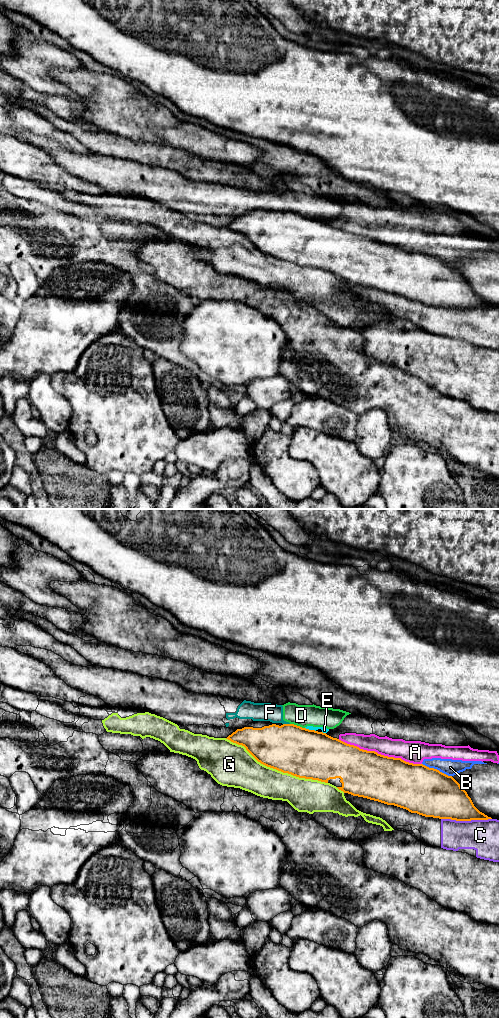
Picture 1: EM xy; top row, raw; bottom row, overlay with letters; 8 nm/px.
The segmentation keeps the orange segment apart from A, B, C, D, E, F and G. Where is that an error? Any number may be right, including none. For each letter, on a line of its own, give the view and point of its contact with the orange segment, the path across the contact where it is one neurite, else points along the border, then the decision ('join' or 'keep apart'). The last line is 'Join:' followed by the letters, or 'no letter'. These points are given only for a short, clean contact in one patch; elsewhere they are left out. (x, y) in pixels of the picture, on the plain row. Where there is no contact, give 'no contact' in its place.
A: meets orange in xy at (380, 242); keep apart
B: meets orange in xy at (436, 257); keep apart
C: meets orange in xy at (466, 308); keep apart
D: meets orange in xy at (296, 213); keep apart
E: meets orange in xy at (310, 218); border along xy (305, 215), (315, 219); keep apart
F: meets orange in xy at (286, 212); keep apart
G: meets orange in xy at (276, 257); keep apart
Join: no letter

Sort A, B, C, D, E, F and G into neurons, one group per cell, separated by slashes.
A B / C / D E F / G

